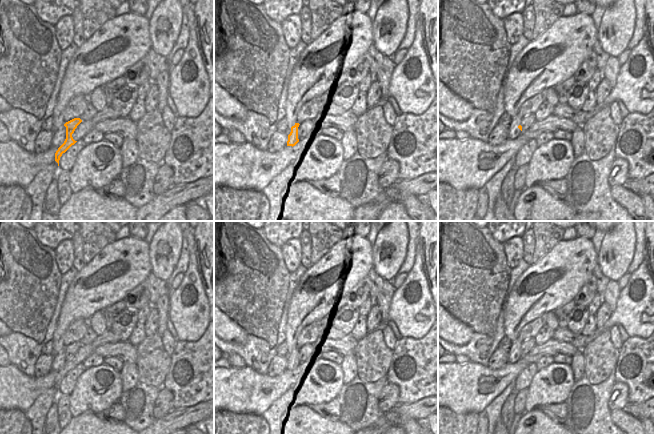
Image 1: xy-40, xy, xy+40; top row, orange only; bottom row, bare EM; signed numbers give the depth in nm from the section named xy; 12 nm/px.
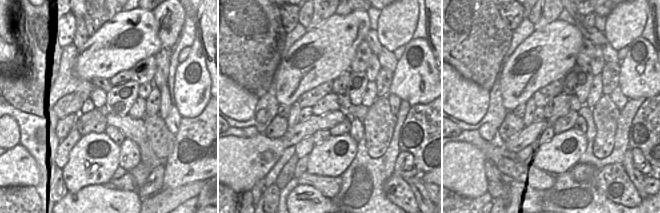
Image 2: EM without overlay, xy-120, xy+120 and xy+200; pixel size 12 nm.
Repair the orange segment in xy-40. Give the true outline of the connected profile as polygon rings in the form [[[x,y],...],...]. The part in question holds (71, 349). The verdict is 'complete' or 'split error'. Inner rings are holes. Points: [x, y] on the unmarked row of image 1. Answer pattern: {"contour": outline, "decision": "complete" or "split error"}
{"contour": [[[74,342],[64,348],[64,350],[66,351],[66,363],[55,377],[55,385],[58,387],[58,390],[62,378],[77,366],[73,363],[72,358],[81,346],[82,344],[80,342]]], "decision": "complete"}

